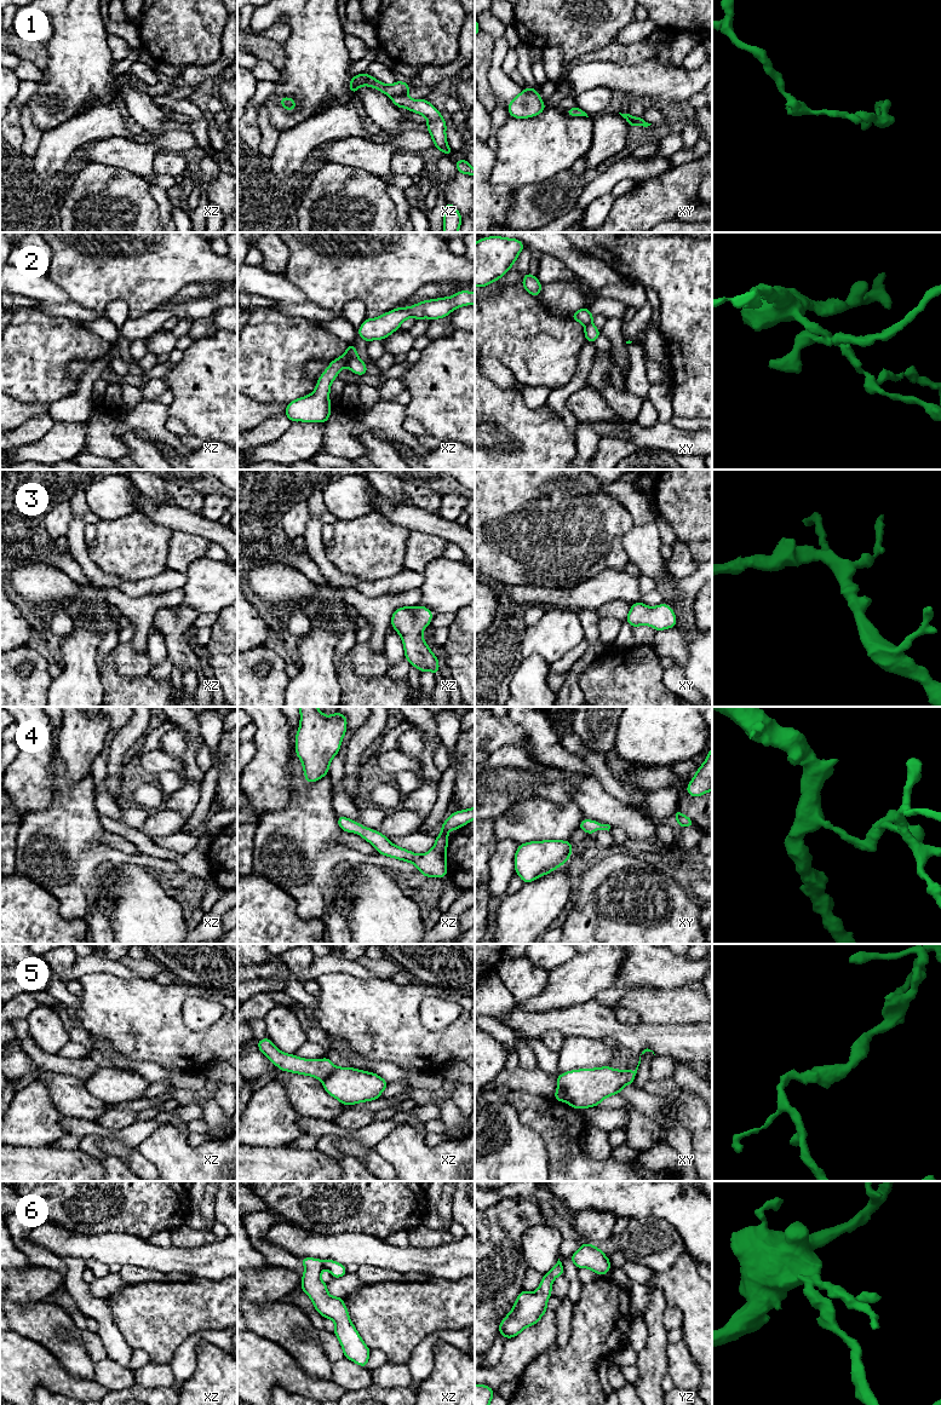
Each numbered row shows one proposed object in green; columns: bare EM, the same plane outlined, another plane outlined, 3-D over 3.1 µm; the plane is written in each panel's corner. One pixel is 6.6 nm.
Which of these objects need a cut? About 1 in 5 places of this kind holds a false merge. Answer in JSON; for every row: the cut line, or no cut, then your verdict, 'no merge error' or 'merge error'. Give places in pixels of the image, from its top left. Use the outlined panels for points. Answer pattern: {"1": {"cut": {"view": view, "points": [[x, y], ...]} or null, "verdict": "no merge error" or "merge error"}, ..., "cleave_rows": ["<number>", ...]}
{"1": {"cut": {"view": "xz", "points": [[406, 93], [391, 97]]}, "verdict": "merge error"}, "2": {"cut": {"view": "xz", "points": [[351, 345], [350, 358], [346, 364]]}, "verdict": "merge error"}, "3": {"cut": null, "verdict": "no merge error"}, "4": {"cut": null, "verdict": "no merge error"}, "5": {"cut": {"view": "xz", "points": [[336, 1067], [322, 1081]]}, "verdict": "merge error"}, "6": {"cut": {"view": "xz", "points": [[321, 1261], [323, 1267]]}, "verdict": "merge error"}, "cleave_rows": ["1", "2", "5", "6"]}

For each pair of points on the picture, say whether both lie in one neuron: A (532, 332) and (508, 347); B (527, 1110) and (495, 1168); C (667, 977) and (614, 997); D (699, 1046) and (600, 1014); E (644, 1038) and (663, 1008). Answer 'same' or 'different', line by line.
A: same
B: different
C: same
D: same
E: different

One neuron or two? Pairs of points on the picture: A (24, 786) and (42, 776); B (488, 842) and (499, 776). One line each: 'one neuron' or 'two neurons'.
A: one neuron
B: two neurons

